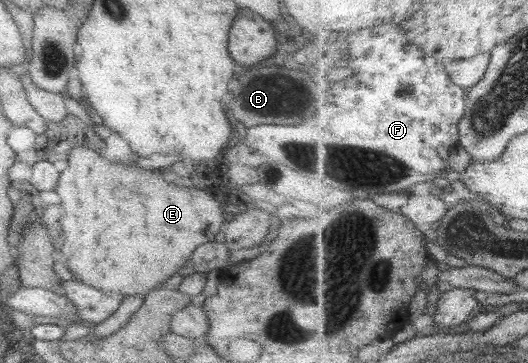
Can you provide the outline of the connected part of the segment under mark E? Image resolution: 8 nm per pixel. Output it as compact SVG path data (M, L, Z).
M73 147L67 163L59 172L54 191L60 197L60 251L66 257L66 267L72 279L98 289L104 294L145 296L172 277L191 258L197 245L213 240L224 223L220 205L212 195L198 189L176 189L162 181L158 173L128 165L110 165L96 151L87 147Z

